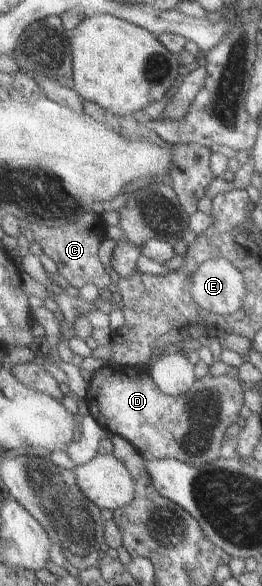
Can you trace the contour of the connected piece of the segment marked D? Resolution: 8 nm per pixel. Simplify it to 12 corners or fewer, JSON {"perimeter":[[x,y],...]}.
{"perimeter":[[101,366],[89,415],[144,459],[219,457],[243,405],[232,369],[184,394]]}

